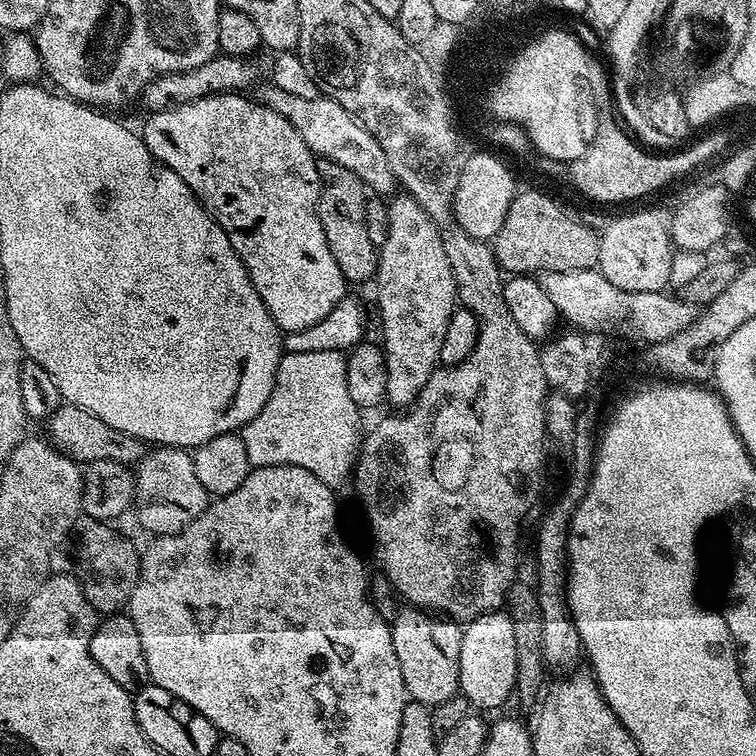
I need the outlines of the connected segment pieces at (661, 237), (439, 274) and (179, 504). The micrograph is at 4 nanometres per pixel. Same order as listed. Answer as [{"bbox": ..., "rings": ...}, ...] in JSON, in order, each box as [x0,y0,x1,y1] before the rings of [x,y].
[{"bbox":[597,210,674,292],"rings":[[[652,210],[630,212],[610,221],[599,233],[597,269],[606,280],[624,291],[661,292],[673,279],[674,245],[666,220]]]},{"bbox":[374,195,458,410],"rings":[[[393,195],[393,200],[387,201],[388,233],[386,242],[382,242],[378,250],[374,285],[376,304],[380,307],[380,328],[384,331],[382,347],[386,358],[386,400],[396,407],[393,409],[403,410],[415,402],[422,386],[430,382],[440,364],[442,338],[446,338],[446,326],[450,326],[450,318],[458,307],[458,297],[450,258],[446,258],[438,226],[434,226],[430,214],[418,206],[413,196],[399,195]]]},{"bbox":[134,447,210,536],"rings":[[[157,447],[145,451],[134,468],[136,477],[136,498],[134,513],[146,531],[156,536],[173,536],[180,532],[194,518],[201,516],[210,503],[208,491],[198,482],[194,474],[194,462],[191,455],[182,448]]]}]

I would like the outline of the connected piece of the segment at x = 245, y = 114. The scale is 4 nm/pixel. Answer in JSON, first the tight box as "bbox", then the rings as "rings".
{"bbox":[142,92,346,334],"rings":[[[221,92],[218,96],[207,96],[198,98],[194,102],[186,102],[186,106],[174,106],[161,112],[153,112],[147,117],[148,121],[145,122],[144,128],[142,127],[142,135],[153,158],[170,170],[174,170],[174,174],[178,174],[178,178],[182,178],[186,186],[190,186],[190,190],[200,199],[205,210],[216,219],[218,226],[226,230],[230,238],[230,246],[234,246],[238,258],[242,258],[254,282],[254,290],[258,290],[266,310],[270,310],[274,322],[280,327],[281,333],[285,334],[314,326],[316,322],[322,322],[322,318],[326,317],[326,314],[330,313],[330,310],[333,310],[334,306],[337,306],[338,302],[346,296],[346,290],[344,290],[346,281],[342,270],[338,270],[338,262],[334,262],[334,254],[330,254],[330,246],[326,246],[326,234],[322,230],[320,215],[316,212],[316,204],[320,201],[317,157],[312,155],[306,142],[302,142],[302,134],[298,134],[298,130],[294,130],[294,126],[290,126],[290,122],[286,122],[282,114],[274,114],[274,110],[270,110],[266,105],[255,99],[247,100],[246,97],[247,95],[244,94]]]}

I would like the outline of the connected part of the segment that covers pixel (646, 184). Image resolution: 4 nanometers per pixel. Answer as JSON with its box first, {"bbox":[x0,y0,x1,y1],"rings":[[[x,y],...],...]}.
{"bbox":[571,124,725,204],"rings":[[[604,124],[596,148],[576,164],[576,181],[571,183],[575,191],[580,191],[588,200],[597,200],[600,204],[620,204],[623,200],[640,200],[651,192],[667,186],[671,180],[687,177],[688,171],[696,164],[708,162],[710,154],[720,150],[725,131],[714,130],[712,134],[700,139],[689,149],[669,151],[669,156],[655,156],[655,151],[645,150],[625,129],[616,132],[612,124]]]}

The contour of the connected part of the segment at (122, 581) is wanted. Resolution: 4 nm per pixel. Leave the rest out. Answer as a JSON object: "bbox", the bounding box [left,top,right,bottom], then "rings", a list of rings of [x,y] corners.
{"bbox":[72,522,141,616],"rings":[[[94,522],[87,526],[78,542],[72,570],[91,608],[102,616],[115,615],[127,605],[140,576],[141,555],[138,548],[136,552],[135,546],[111,525]]]}

